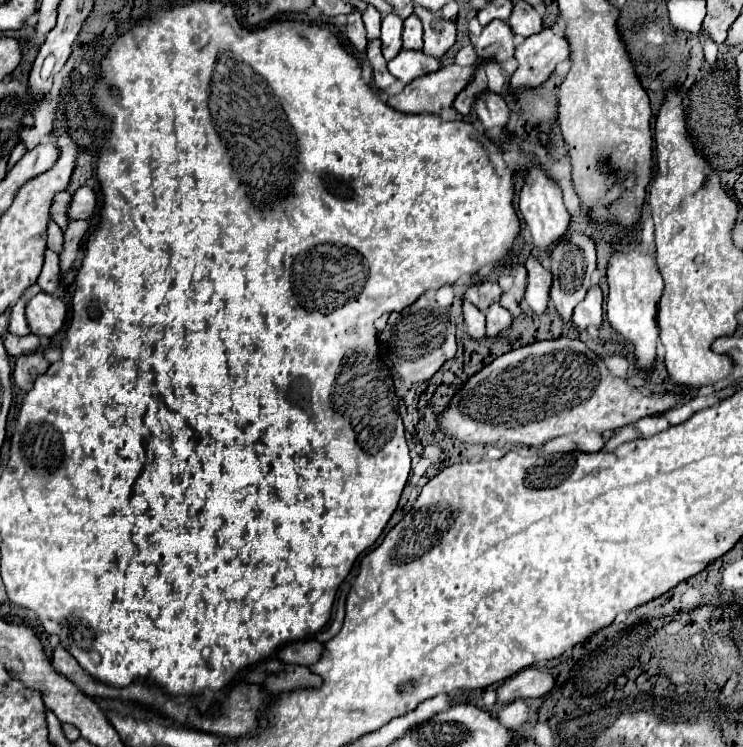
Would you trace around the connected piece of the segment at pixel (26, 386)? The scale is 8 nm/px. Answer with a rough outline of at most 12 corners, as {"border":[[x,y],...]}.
{"border":[[42,352],[18,356],[12,378],[30,390],[36,376],[48,370]]}

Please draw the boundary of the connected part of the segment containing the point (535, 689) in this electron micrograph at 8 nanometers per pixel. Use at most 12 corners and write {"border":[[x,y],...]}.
{"border":[[526,668],[498,688],[502,704],[542,698],[556,686],[548,670]]}

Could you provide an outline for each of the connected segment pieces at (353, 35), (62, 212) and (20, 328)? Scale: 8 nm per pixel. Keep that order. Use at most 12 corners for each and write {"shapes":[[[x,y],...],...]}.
{"shapes":[[[362,14],[348,16],[346,36],[358,52],[366,52]],[[58,192],[50,210],[54,222],[68,228],[70,200],[68,192]],[[26,296],[10,310],[10,334],[26,336]]]}

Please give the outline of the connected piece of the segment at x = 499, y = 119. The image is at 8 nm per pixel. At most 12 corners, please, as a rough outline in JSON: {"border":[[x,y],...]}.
{"border":[[492,90],[478,94],[474,110],[484,128],[506,126],[508,106]]}

